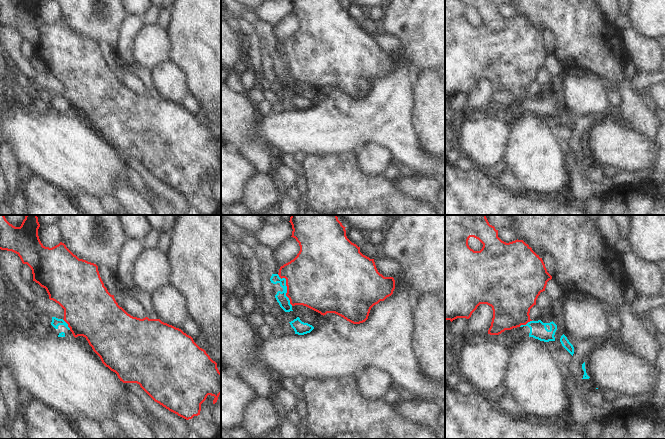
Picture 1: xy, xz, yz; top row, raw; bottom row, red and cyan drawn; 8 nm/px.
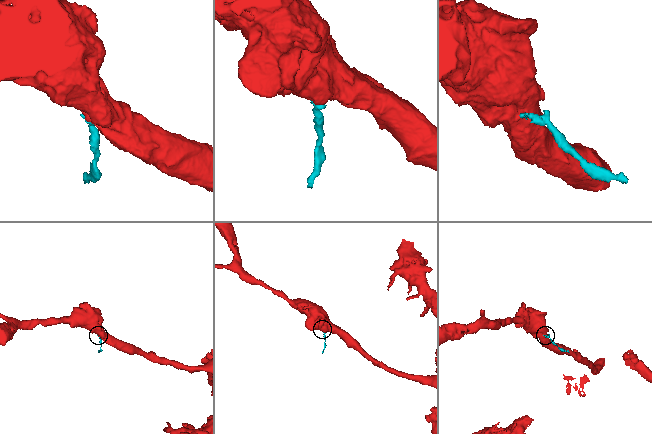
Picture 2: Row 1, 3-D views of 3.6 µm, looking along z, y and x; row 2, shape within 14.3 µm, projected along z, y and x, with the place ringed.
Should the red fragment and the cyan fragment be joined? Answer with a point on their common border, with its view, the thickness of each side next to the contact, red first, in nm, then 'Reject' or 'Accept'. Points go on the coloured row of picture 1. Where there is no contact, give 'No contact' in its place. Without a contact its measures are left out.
Touches red at xz (287, 288). Thickness 480 nm (red) against 90 nm. Reject.

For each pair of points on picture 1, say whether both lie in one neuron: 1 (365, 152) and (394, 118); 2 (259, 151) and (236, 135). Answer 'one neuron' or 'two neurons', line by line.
1: two neurons
2: one neuron

